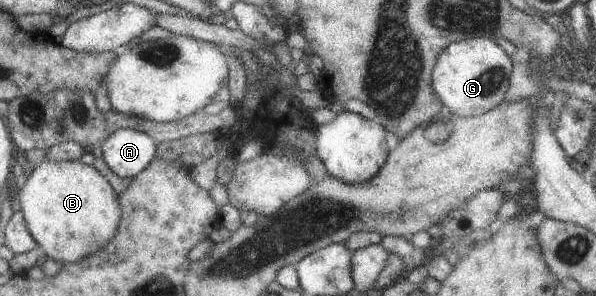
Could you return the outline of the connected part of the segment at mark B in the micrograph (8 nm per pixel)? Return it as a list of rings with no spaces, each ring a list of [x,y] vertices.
[[[42,161],[19,189],[18,204],[28,232],[47,258],[74,264],[98,254],[116,234],[122,216],[119,195],[92,165],[80,161]]]

